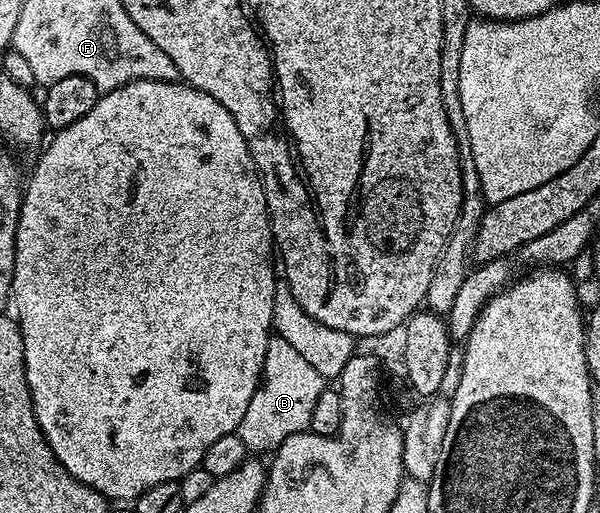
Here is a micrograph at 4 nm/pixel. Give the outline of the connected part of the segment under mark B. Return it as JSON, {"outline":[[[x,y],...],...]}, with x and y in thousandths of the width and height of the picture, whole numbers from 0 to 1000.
{"outline":[[[453,653],[442,676],[432,752],[425,756],[422,778],[415,778],[415,793],[395,838],[402,864],[408,864],[420,885],[450,885],[485,848],[513,842],[522,817],[522,791],[540,756],[542,739],[528,731],[527,719],[478,663]]]}

